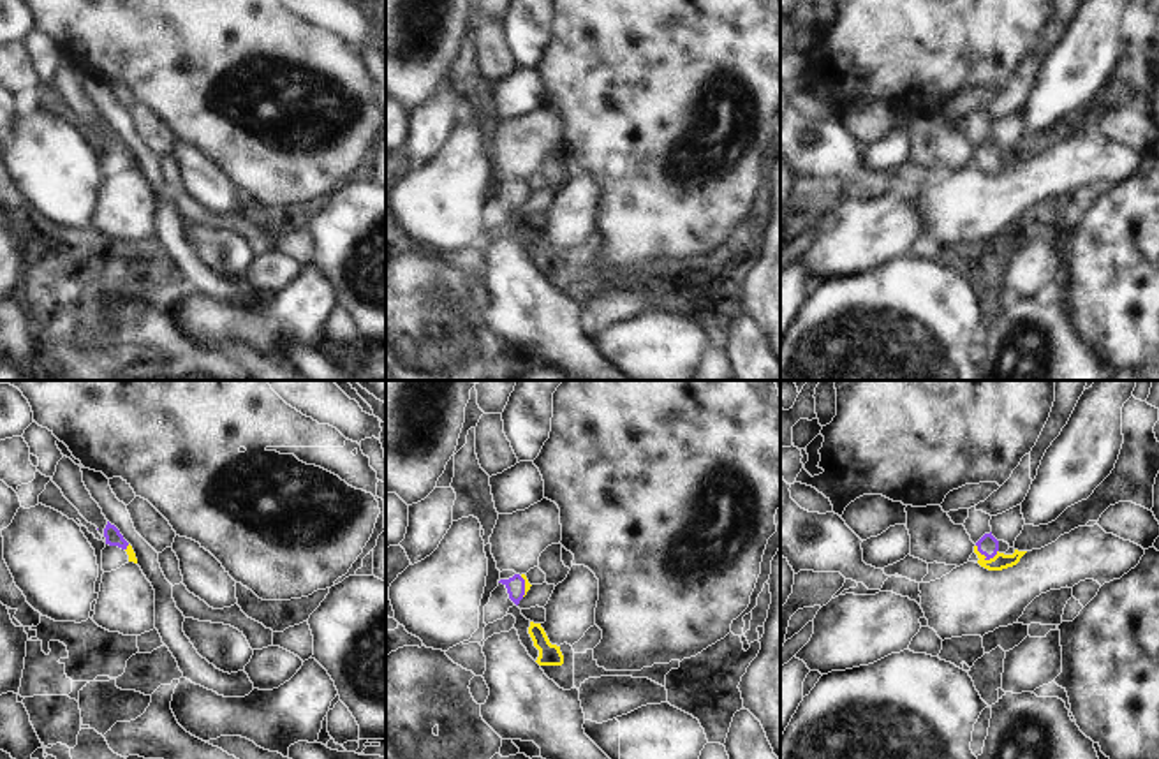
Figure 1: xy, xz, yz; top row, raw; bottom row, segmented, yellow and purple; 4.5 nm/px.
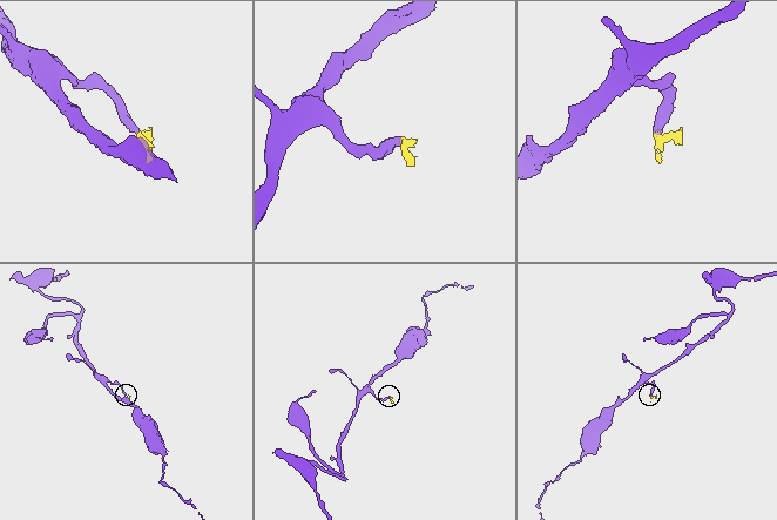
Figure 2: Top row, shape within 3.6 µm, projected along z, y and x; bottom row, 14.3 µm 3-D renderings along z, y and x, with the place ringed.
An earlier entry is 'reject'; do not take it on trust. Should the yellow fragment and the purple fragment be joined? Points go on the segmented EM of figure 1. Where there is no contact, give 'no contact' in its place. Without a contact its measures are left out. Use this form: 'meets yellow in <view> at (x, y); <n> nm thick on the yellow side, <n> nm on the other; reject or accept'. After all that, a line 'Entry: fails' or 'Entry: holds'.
meets yellow in yz at (983, 555); 70 nm thick on the yellow side, 90 nm on the other; accept
Entry: fails

